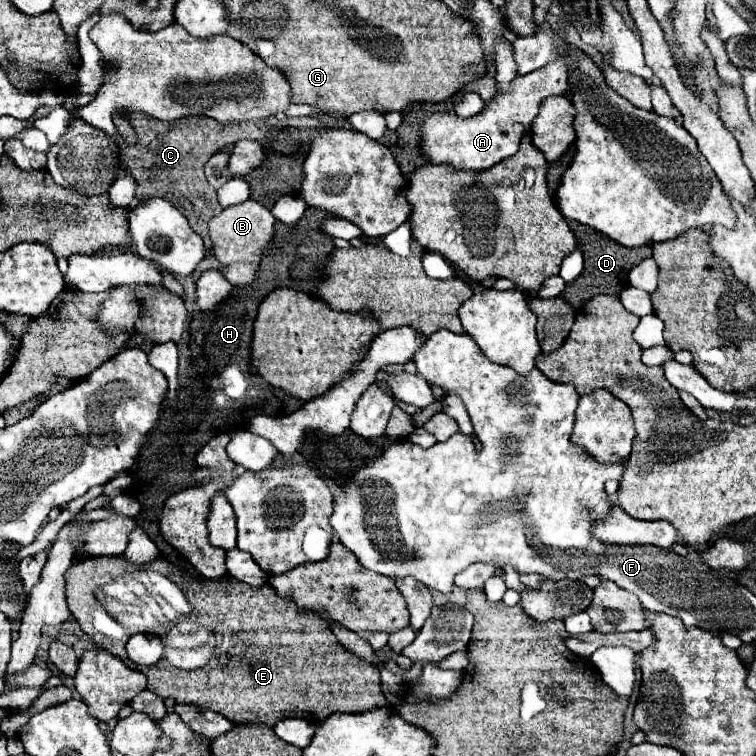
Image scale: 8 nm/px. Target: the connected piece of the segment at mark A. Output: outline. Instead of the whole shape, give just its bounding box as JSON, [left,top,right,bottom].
[422,56,574,170]

